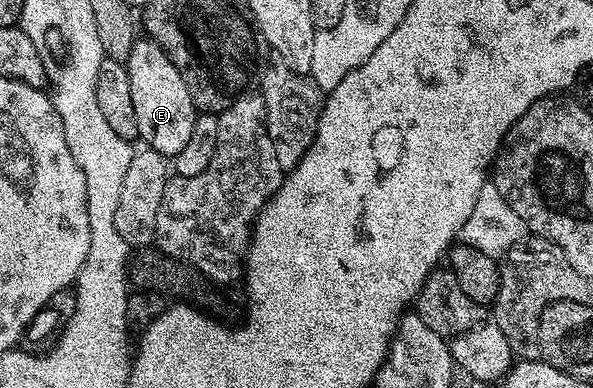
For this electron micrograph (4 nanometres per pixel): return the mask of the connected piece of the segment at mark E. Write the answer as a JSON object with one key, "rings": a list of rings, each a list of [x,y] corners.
{"rings":[[[148,37],[138,38],[133,44],[125,68],[131,77],[131,102],[135,105],[138,136],[142,140],[145,138],[146,148],[157,151],[161,156],[177,155],[179,149],[187,145],[199,114],[179,69],[175,69],[160,45]]]}

